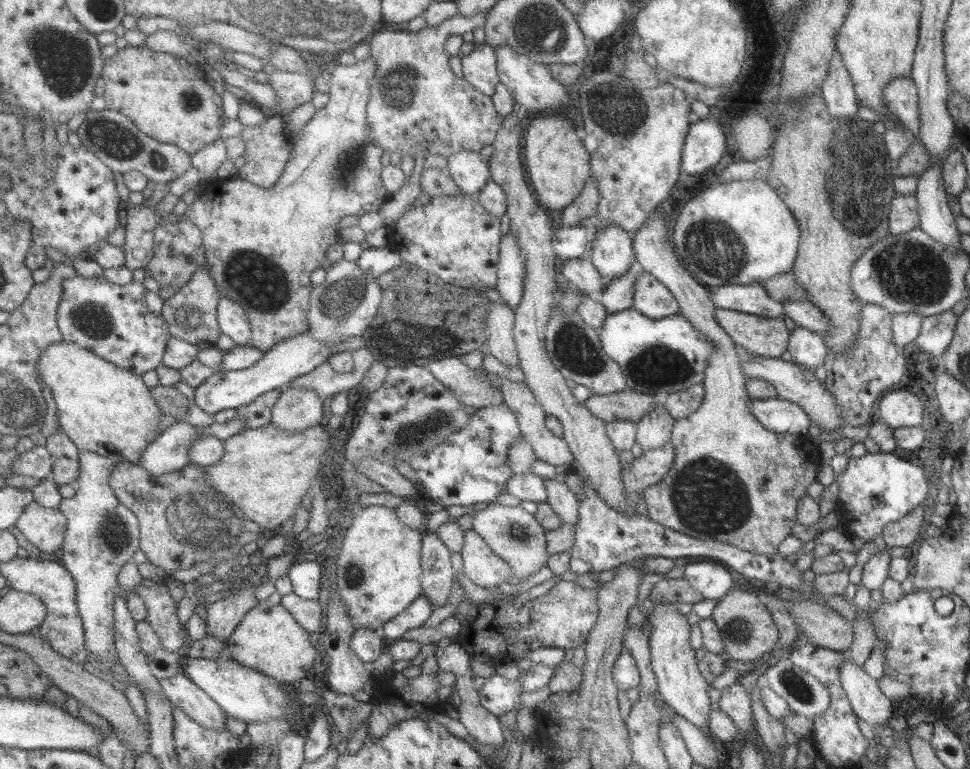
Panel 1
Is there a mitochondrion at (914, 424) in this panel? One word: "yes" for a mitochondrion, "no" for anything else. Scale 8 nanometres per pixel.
no

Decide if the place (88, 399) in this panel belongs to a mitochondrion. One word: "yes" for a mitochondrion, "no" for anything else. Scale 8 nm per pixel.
no

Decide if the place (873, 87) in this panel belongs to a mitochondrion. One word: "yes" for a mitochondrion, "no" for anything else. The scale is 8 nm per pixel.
no

